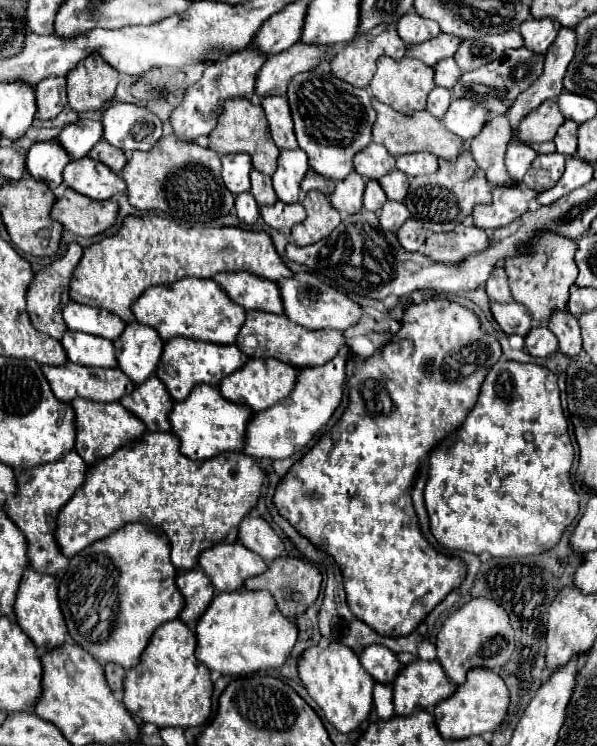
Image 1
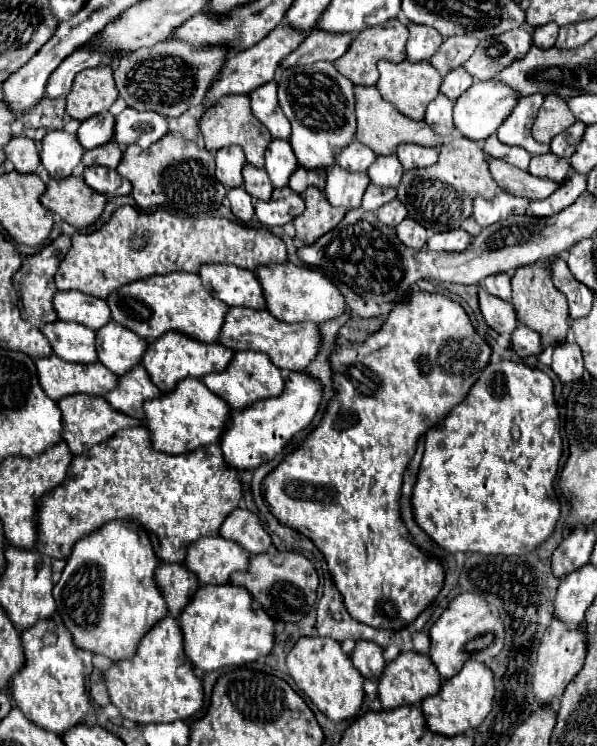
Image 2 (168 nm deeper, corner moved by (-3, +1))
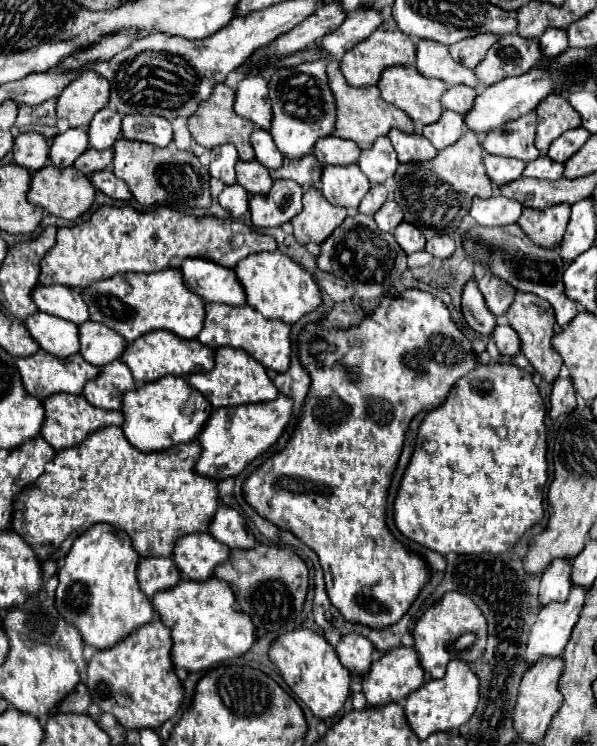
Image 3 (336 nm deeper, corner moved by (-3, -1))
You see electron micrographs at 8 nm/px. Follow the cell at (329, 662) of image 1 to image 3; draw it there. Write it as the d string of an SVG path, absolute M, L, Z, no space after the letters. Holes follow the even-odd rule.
M294 629L278 635L268 651L270 661L278 667L284 683L292 689L292 693L318 717L328 719L336 715L346 699L350 687L350 673L342 667L334 647L312 629Z

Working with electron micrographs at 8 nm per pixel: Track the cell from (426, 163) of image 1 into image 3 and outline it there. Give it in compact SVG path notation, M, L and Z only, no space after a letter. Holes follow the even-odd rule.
M392 129L388 133L396 153L398 153L398 161L400 163L410 163L410 161L420 161L420 159L434 159L434 155L438 153L434 149L434 145L420 133L404 133L400 129Z

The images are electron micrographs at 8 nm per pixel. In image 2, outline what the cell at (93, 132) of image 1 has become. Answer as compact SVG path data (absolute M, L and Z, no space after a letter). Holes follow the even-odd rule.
M104 111L100 115L94 115L86 121L82 121L78 127L78 133L76 133L82 149L86 149L86 151L108 143L112 139L112 135L114 135L114 117L110 111Z

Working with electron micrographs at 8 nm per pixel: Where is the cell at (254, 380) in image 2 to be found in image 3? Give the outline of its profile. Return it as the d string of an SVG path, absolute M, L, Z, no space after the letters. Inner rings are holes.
M218 347L214 353L214 369L204 373L190 373L188 383L192 389L200 391L212 407L234 407L242 403L264 403L278 397L278 389L270 381L266 369L260 363L254 363L246 351L234 347Z

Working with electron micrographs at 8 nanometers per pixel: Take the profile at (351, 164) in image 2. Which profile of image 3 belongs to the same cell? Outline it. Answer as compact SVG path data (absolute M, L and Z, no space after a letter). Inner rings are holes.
M330 135L330 137L322 137L314 143L314 151L316 159L322 165L346 165L346 163L354 163L358 161L360 149L356 143L344 141L338 135Z

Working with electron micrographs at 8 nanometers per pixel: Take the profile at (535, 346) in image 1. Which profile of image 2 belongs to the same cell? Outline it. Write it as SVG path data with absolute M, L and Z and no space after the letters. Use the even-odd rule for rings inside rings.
M520 323L518 329L512 333L512 347L520 357L540 355L542 353L542 337Z

